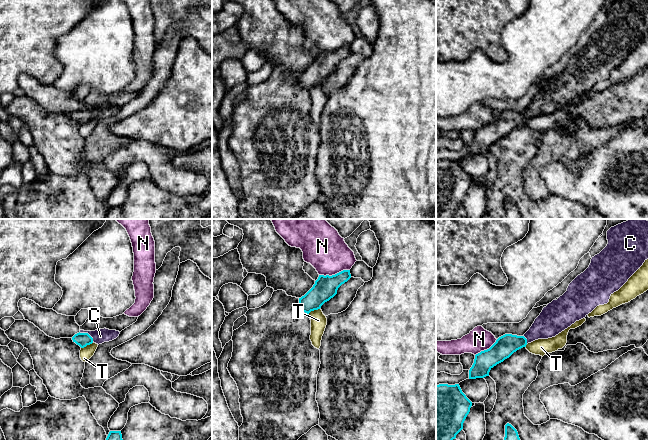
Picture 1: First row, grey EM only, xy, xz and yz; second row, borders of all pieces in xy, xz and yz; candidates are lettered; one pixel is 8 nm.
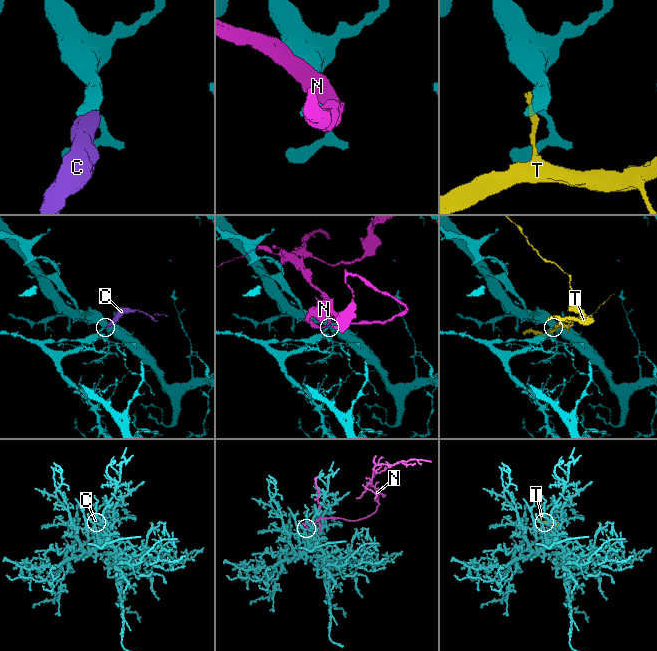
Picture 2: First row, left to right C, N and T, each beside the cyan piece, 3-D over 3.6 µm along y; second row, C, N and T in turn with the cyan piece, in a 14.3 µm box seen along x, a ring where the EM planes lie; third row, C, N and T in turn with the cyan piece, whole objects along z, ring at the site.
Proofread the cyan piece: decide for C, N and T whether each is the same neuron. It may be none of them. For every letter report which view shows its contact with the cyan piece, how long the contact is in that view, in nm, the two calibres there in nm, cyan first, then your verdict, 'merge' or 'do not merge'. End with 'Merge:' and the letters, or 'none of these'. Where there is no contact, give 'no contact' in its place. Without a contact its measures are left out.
C: xy | 140 nm | 110/110 nm | merge
N: xz | 260 nm | 190/340 nm | do not merge
T: xy | 120 nm | 110/100 nm | do not merge
Merge: C

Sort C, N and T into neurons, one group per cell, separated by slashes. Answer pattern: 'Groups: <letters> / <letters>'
Groups: C / N / T

